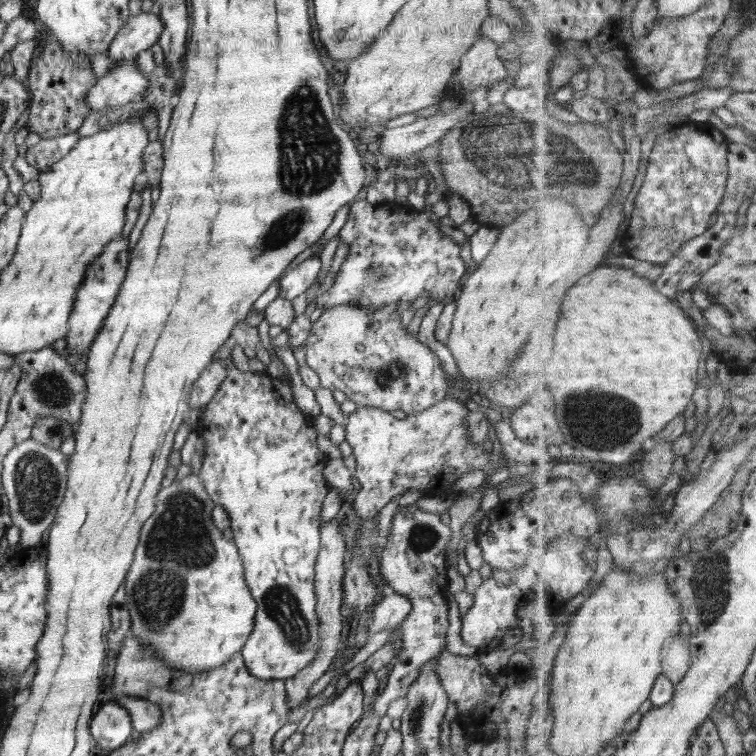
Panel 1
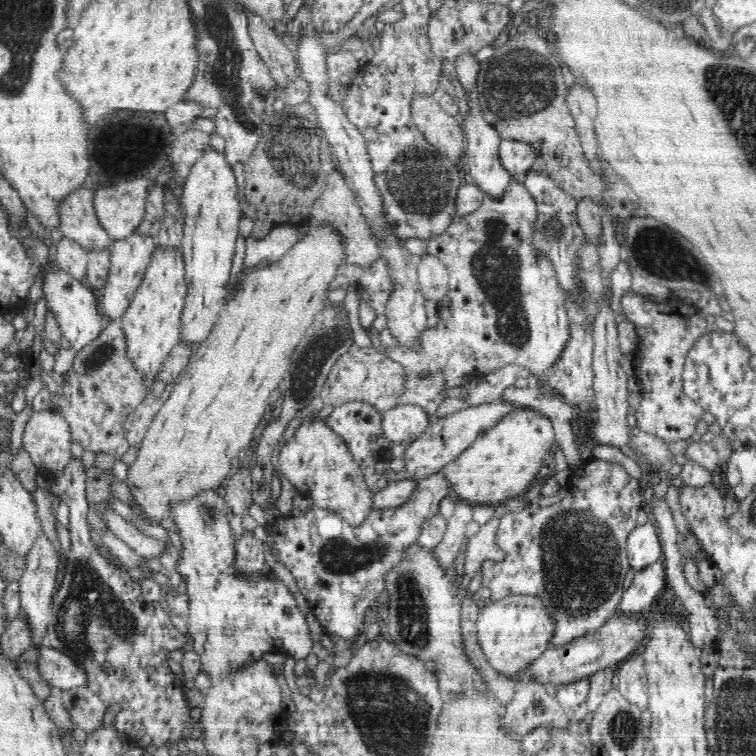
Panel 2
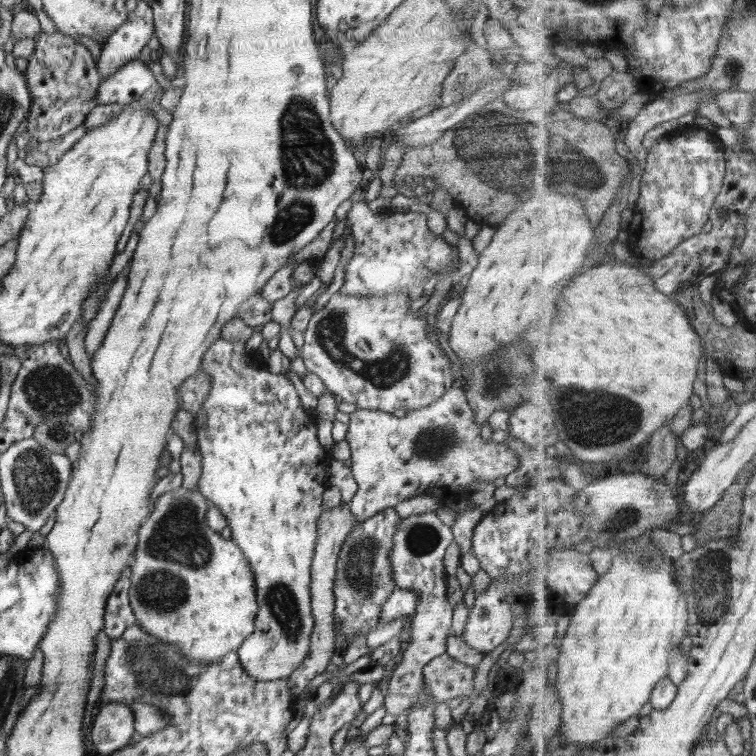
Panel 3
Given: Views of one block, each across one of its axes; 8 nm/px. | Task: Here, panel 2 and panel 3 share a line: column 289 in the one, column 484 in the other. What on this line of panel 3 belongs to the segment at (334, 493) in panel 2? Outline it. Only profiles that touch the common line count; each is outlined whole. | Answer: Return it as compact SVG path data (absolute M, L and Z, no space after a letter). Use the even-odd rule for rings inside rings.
M451 387L436 403L407 412L403 418L382 410L357 409L350 415L345 439L351 451L351 471L358 483L358 492L348 503L356 521L372 518L381 510L395 507L400 501L418 495L439 498L448 492L464 492L475 480L493 484L498 477L512 478L520 465L514 450L504 443L486 440L475 424L475 413L470 409L462 388Z

